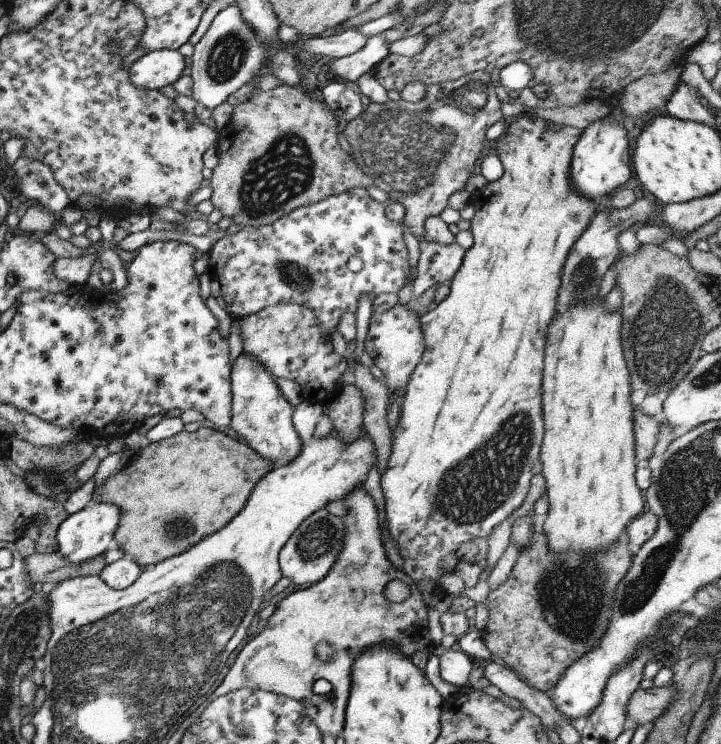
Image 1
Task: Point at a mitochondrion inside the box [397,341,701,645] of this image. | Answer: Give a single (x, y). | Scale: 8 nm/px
(497, 461)

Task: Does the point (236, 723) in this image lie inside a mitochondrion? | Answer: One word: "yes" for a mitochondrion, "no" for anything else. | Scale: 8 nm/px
yes

